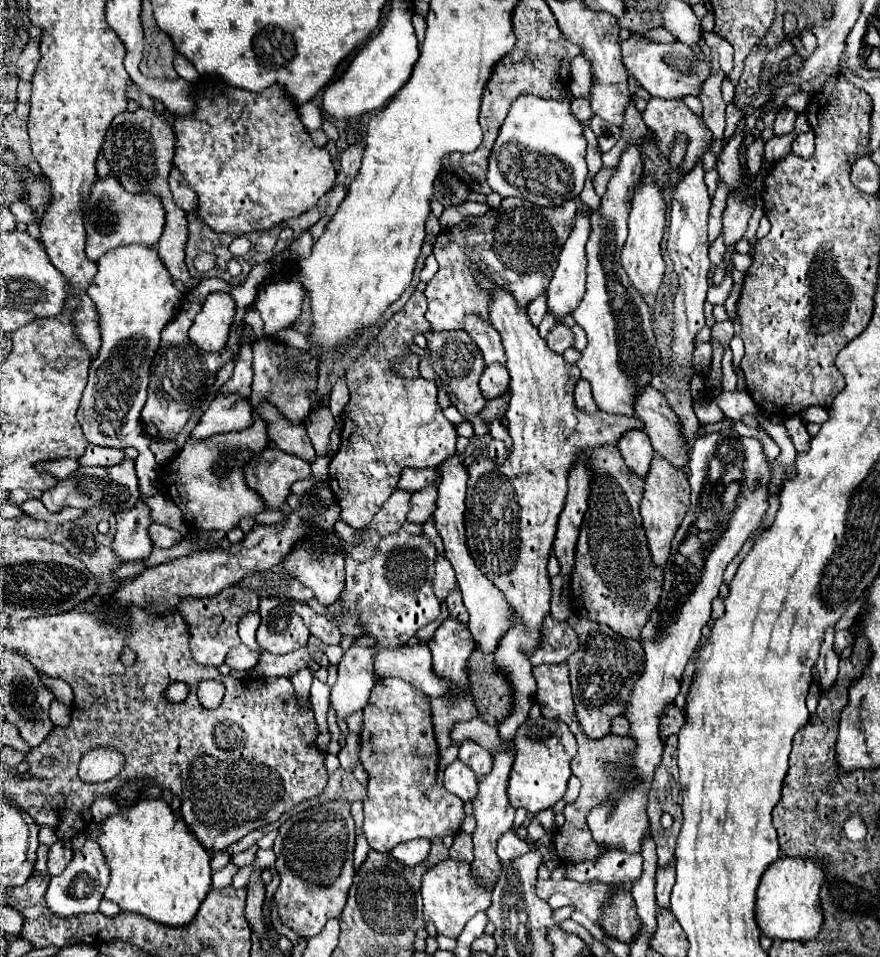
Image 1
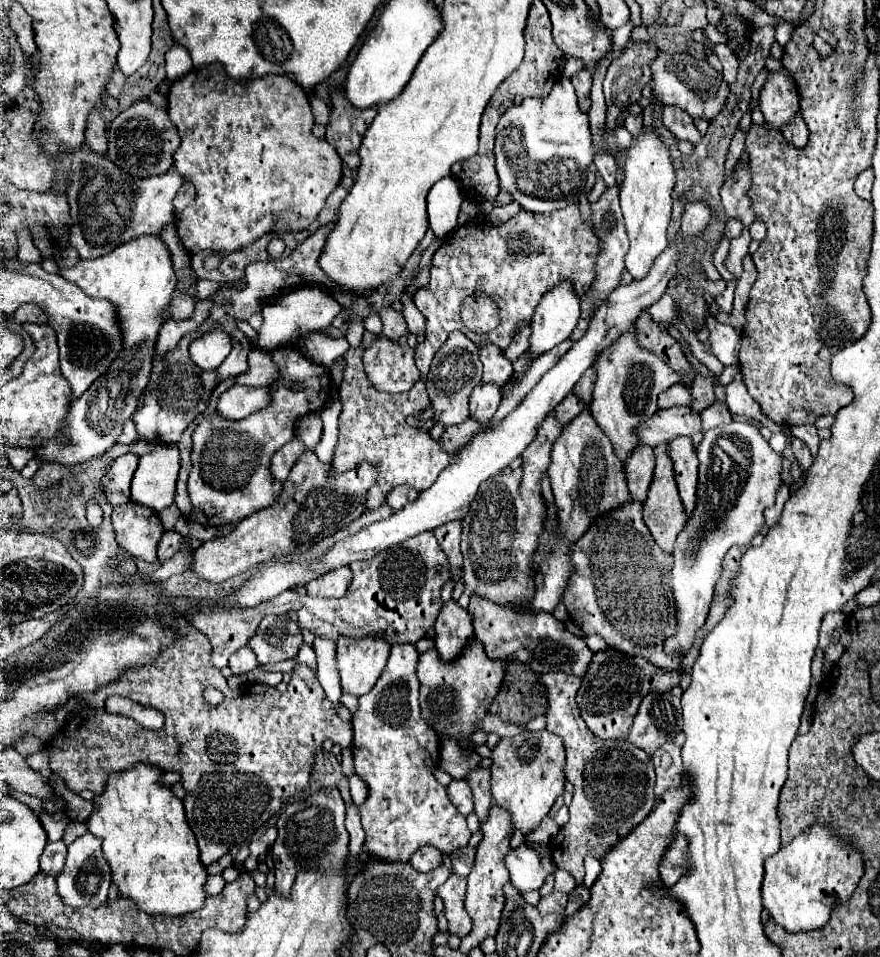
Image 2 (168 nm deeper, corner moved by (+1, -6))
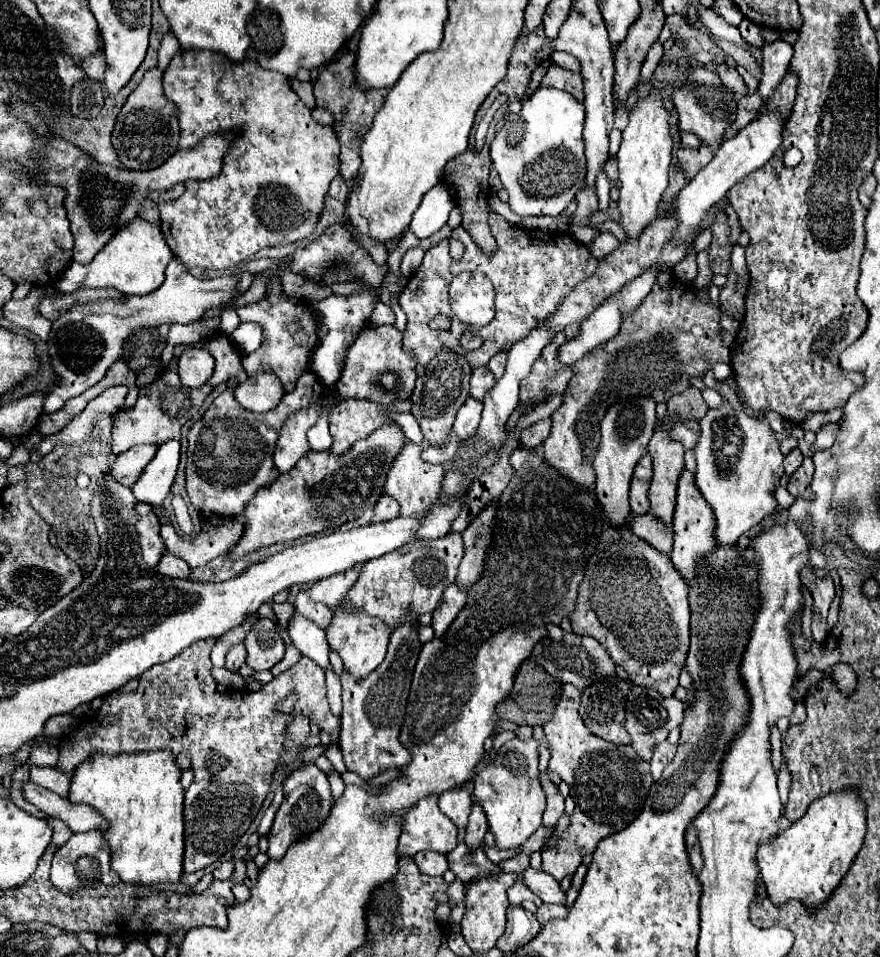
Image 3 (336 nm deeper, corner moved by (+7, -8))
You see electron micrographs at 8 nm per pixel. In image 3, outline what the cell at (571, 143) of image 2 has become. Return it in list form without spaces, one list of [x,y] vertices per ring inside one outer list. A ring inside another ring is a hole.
[[[538,87],[532,93],[518,113],[510,113],[496,133],[490,145],[492,165],[500,175],[504,189],[510,195],[510,209],[522,217],[528,215],[560,215],[570,201],[574,199],[576,191],[584,187],[586,181],[586,157],[584,157],[584,105],[578,103],[568,91],[552,89],[552,87]]]

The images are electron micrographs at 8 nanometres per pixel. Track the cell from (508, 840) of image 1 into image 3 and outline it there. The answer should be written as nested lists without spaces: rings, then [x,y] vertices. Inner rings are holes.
[[[526,867],[520,875],[520,879],[532,893],[536,893],[544,903],[562,903],[564,905],[564,893],[560,891],[560,885],[554,881],[552,875],[544,873],[542,869]]]

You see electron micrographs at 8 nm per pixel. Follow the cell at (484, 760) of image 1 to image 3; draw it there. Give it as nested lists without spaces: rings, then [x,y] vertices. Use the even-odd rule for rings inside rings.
[[[474,801],[472,805],[472,813],[470,813],[470,819],[468,819],[468,825],[466,825],[466,845],[470,849],[478,849],[484,841],[484,835],[488,831],[488,821],[486,821],[486,813],[484,809]]]

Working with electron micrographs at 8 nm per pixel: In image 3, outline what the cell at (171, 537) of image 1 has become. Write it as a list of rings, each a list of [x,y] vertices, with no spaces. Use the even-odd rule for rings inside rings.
[[[168,551],[162,555],[162,559],[160,559],[156,569],[158,569],[158,573],[162,573],[166,577],[180,577],[180,579],[184,579],[184,577],[190,575],[188,563],[184,559],[180,559],[180,557],[174,557]]]

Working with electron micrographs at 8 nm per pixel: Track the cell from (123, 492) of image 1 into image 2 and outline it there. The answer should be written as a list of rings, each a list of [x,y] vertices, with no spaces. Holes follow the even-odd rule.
[[[134,453],[120,455],[108,469],[106,477],[102,479],[106,499],[110,501],[112,507],[118,507],[118,505],[124,505],[130,501],[130,481],[138,467],[138,459],[140,457]]]

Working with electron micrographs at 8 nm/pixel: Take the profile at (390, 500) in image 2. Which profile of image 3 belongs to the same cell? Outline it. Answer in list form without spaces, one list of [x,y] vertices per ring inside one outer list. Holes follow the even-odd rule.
[[[382,495],[380,501],[374,507],[372,521],[380,523],[380,521],[386,521],[386,519],[392,519],[392,517],[398,517],[398,515],[400,515],[400,505],[394,503],[394,499],[390,499],[388,495]]]

